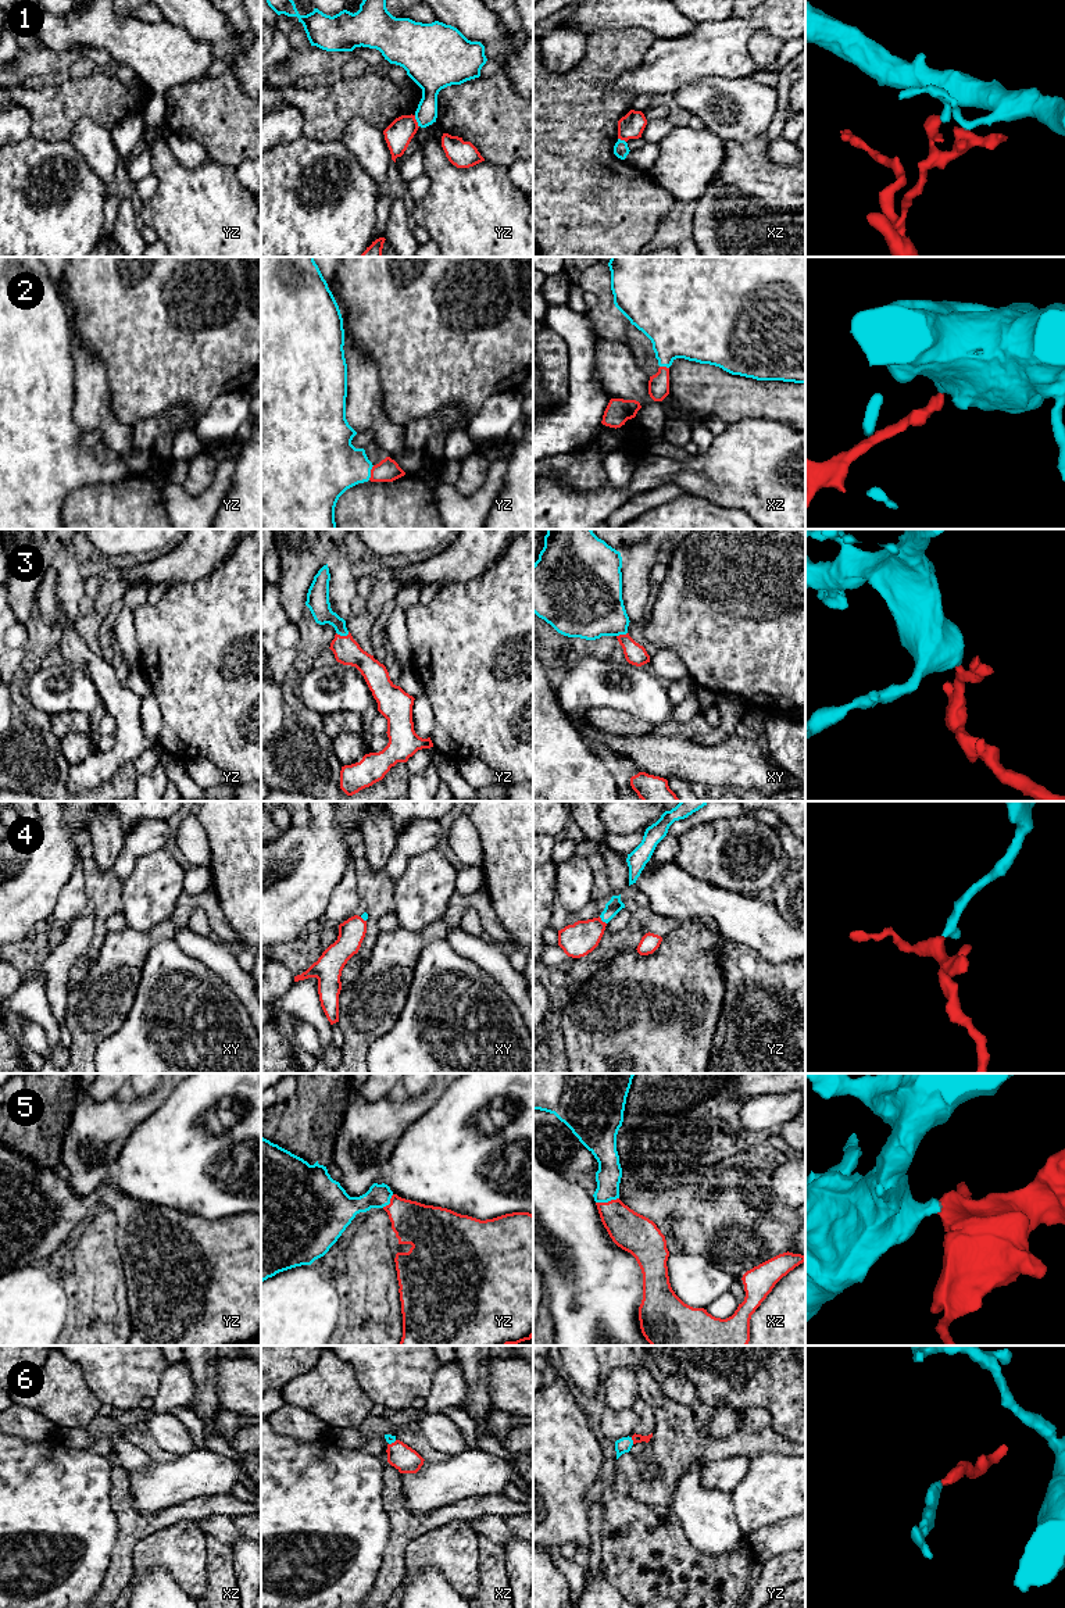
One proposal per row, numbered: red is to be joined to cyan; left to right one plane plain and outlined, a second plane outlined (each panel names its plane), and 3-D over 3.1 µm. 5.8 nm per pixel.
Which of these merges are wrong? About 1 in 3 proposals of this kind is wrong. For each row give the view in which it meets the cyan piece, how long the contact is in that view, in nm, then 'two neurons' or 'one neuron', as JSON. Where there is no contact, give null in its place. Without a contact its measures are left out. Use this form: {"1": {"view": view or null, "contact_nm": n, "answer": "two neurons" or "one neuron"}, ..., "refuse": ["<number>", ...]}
{"1": {"view": "yz", "contact_nm": 80, "answer": "two neurons"}, "2": {"view": "yz", "contact_nm": 90, "answer": "one neuron"}, "3": {"view": "yz", "contact_nm": 80, "answer": "one neuron"}, "4": {"view": "yz", "contact_nm": 60, "answer": "one neuron"}, "5": {"view": "xz", "contact_nm": 140, "answer": "one neuron"}, "6": {"view": "yz", "contact_nm": 40, "answer": "one neuron"}, "refuse": ["1"]}

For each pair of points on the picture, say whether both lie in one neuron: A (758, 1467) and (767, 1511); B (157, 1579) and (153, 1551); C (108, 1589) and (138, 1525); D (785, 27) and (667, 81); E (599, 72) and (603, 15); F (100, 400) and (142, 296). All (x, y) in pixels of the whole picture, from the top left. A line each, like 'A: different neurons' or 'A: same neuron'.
A: same neuron
B: different neurons
C: same neuron
D: same neuron
E: different neurons
F: different neurons

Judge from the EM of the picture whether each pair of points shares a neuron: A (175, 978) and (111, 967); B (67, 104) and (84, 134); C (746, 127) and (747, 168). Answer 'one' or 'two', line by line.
A: two
B: two
C: two

